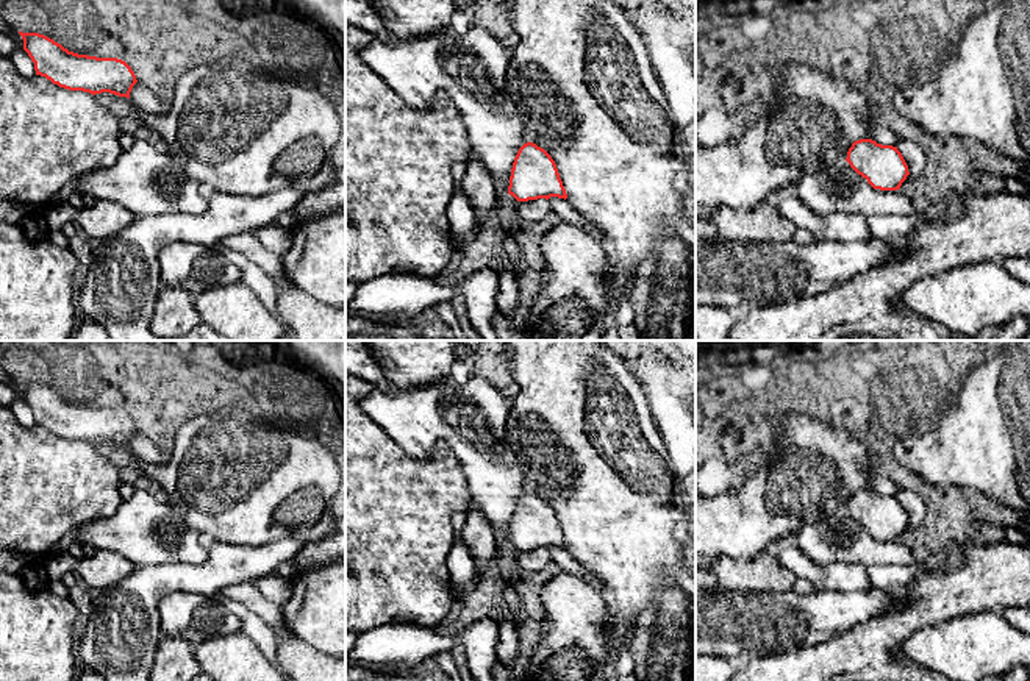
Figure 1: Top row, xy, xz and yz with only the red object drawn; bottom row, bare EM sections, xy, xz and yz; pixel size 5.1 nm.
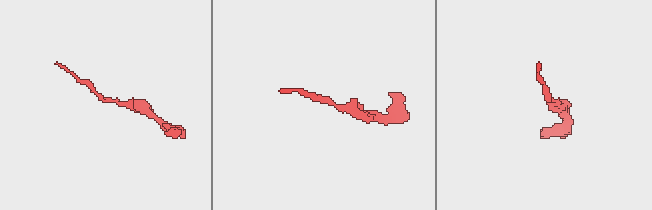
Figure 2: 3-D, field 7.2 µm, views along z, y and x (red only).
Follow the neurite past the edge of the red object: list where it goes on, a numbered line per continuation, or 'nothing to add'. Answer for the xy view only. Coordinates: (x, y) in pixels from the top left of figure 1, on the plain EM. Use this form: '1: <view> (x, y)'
nothing to add

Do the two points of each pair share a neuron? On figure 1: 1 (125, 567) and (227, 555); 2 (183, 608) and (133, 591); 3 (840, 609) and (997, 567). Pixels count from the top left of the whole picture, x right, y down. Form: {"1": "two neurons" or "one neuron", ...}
{"1": "two neurons", "2": "two neurons", "3": "two neurons"}

